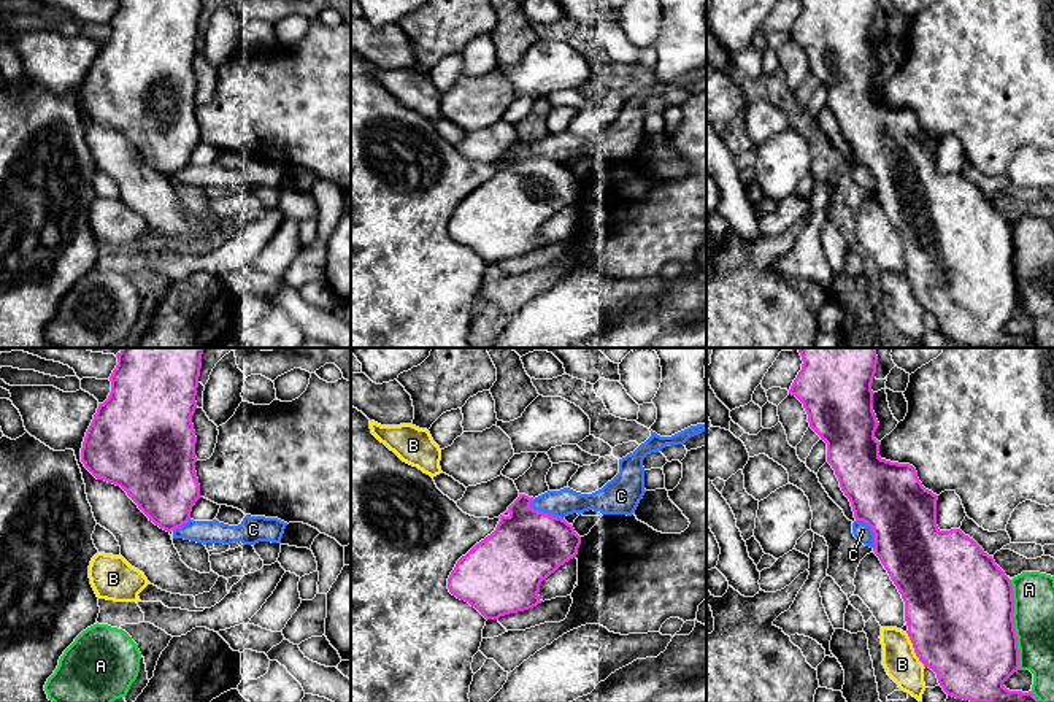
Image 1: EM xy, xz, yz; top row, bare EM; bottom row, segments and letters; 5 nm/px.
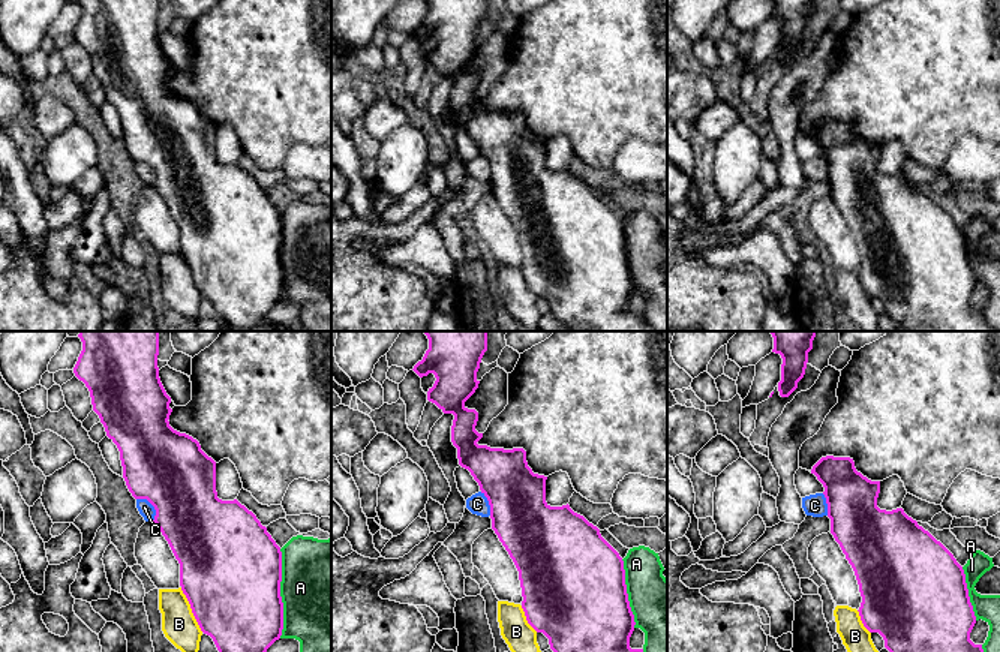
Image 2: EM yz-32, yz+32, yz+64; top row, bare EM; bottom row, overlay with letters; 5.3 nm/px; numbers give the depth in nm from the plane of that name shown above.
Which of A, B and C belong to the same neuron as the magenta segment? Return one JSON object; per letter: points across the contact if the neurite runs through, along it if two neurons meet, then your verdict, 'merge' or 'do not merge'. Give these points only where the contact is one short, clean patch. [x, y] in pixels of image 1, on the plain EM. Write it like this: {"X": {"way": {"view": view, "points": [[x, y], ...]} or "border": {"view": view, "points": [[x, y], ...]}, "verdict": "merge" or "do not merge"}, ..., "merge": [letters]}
{"A": {"verdict": "do not merge"}, "B": {"verdict": "do not merge"}, "C": {"border": {"view": "xz", "points": [[530, 145], [535, 154], [548, 156], [562, 164]]}, "verdict": "do not merge"}, "merge": []}

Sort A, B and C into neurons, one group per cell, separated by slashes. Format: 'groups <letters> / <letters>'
groups A / B / C

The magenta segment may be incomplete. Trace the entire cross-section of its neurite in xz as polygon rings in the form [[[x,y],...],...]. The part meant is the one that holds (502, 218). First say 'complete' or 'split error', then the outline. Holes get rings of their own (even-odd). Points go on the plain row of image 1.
complete; [[[519,138],[506,159],[498,160],[495,175],[462,200],[448,222],[449,237],[468,246],[486,264],[498,264],[541,248],[541,226],[578,199],[581,181],[573,170],[562,162],[533,154],[532,145],[533,141]]]

